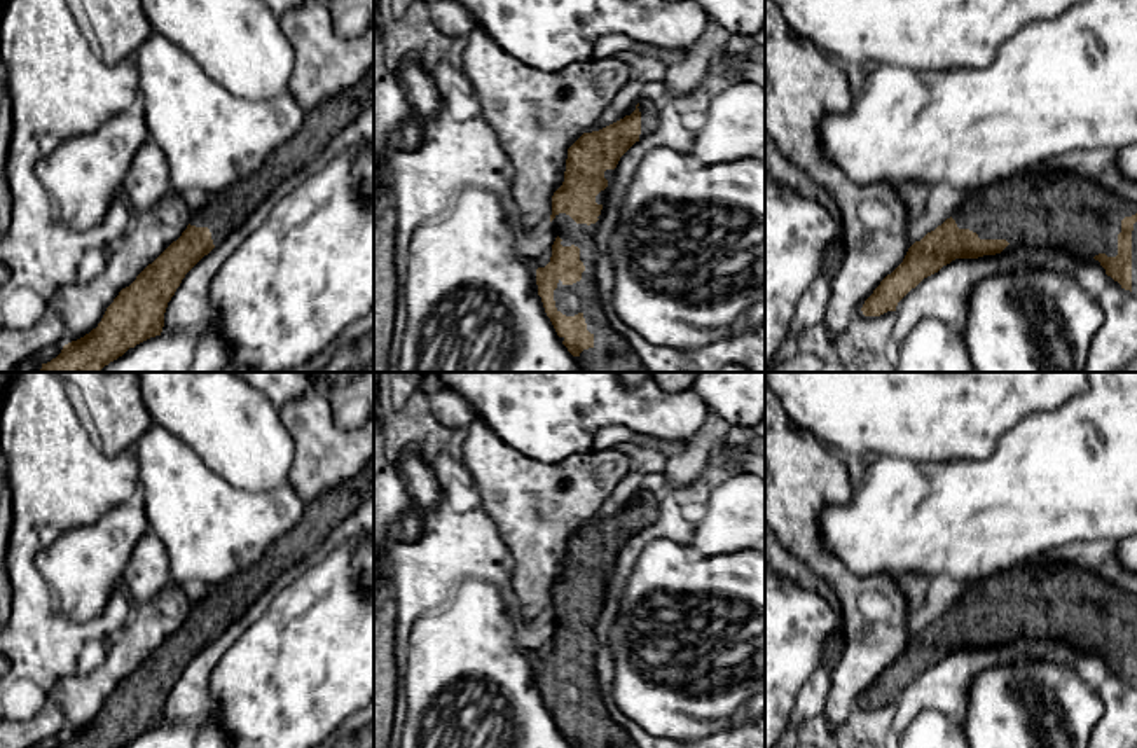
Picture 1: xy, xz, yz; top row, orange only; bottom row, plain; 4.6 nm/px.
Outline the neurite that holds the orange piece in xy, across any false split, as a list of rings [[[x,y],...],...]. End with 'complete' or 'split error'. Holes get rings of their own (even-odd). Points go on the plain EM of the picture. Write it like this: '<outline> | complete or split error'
[[[374,460],[358,477],[349,479],[307,503],[300,521],[271,545],[258,570],[245,570],[220,584],[213,584],[211,592],[204,599],[190,605],[190,613],[182,627],[148,655],[129,678],[119,683],[98,718],[84,729],[65,736],[58,748],[122,748],[129,739],[161,727],[168,694],[185,666],[218,638],[232,620],[246,612],[258,585],[271,584],[290,559],[302,561],[316,545],[325,542],[335,526],[356,510],[372,489]]] | split error

